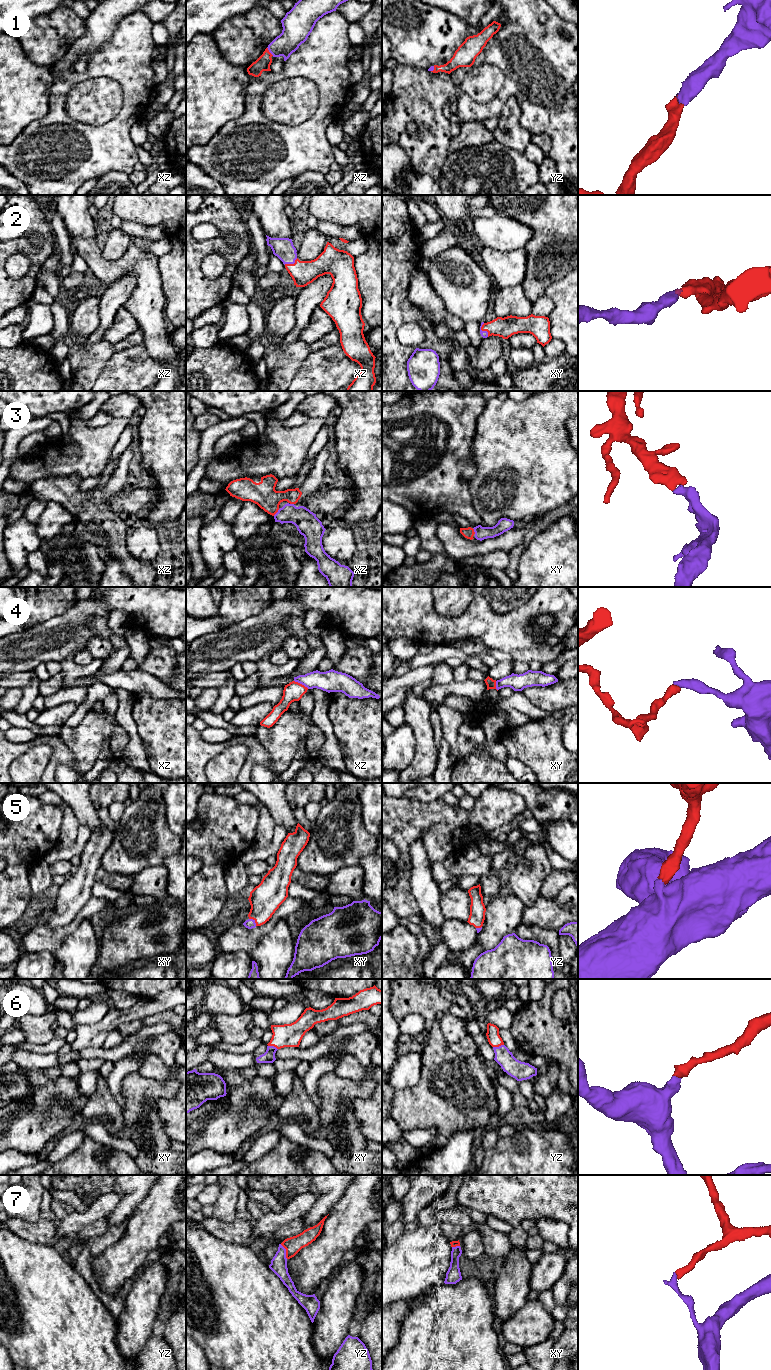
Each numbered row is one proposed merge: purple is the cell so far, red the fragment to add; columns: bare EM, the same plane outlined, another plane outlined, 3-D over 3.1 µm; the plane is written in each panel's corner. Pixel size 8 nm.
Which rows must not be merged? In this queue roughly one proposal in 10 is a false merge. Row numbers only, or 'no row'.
4, 7

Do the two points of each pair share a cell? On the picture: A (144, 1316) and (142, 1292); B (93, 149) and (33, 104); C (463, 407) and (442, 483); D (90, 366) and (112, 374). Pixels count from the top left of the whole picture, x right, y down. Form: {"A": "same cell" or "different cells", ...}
{"A": "same cell", "B": "different cells", "C": "same cell", "D": "different cells"}

